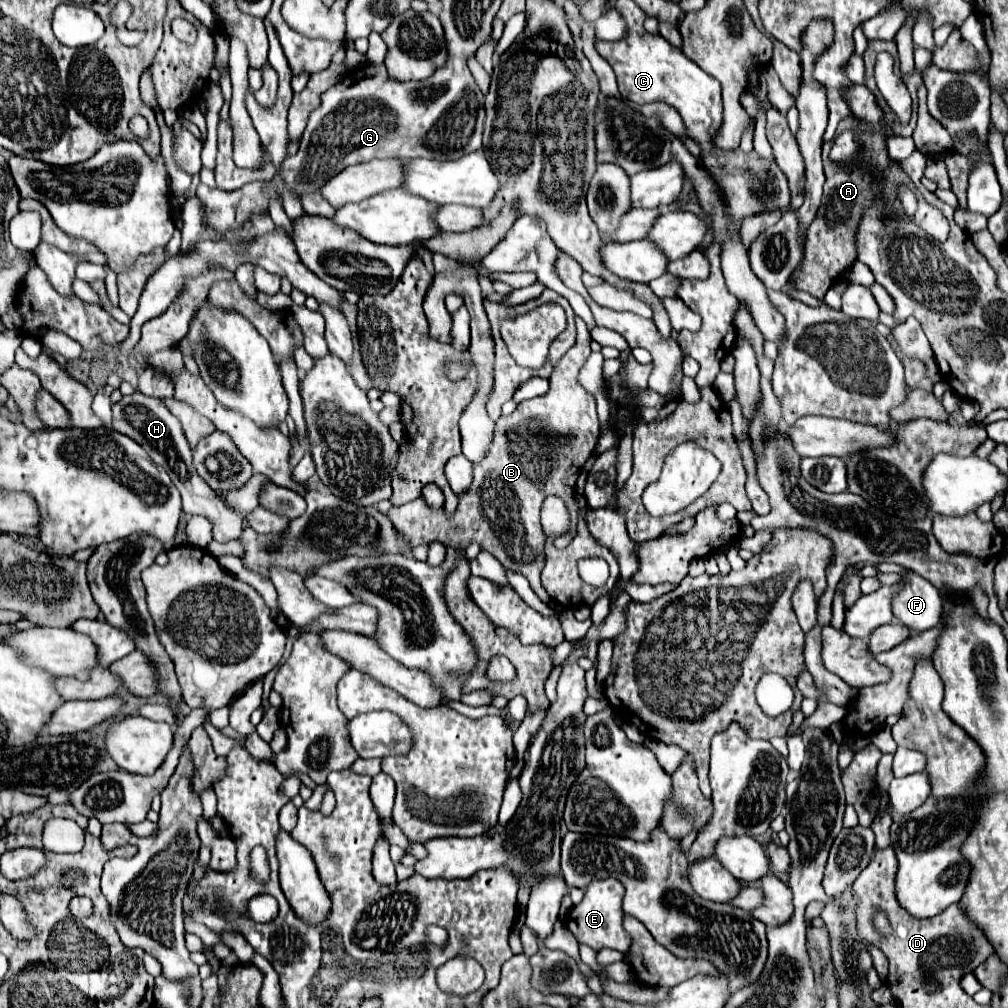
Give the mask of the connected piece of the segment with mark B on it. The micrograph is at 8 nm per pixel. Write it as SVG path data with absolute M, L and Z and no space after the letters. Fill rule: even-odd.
M577 318L577 342L559 360L553 376L549 378L549 392L545 396L517 404L511 416L501 418L495 424L491 450L487 458L475 466L473 484L467 494L459 496L459 506L453 518L445 518L443 510L425 508L421 498L387 512L393 528L405 540L405 546L401 548L403 556L407 556L415 546L431 542L441 542L461 550L465 550L471 542L477 542L481 550L493 554L507 570L523 574L529 580L533 592L545 604L551 602L539 580L545 564L543 544L547 538L539 520L539 512L543 500L555 494L567 504L567 510L571 512L571 528L577 524L577 504L573 500L577 474L591 456L591 448L595 448L597 436L601 433L595 396L589 394L577 380L579 370L591 354L591 342L587 324ZM533 420L539 420L539 430L529 428L529 422Z

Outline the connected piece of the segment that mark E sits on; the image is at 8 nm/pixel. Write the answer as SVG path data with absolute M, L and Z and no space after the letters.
M607 878L607 880L597 880L593 884L587 886L583 900L571 908L569 912L569 920L567 920L567 928L575 934L575 938L581 944L591 946L595 952L603 950L603 948L613 948L619 952L627 952L631 946L631 938L629 934L625 934L621 920L623 920L623 910L621 910L621 898L623 898L625 888L621 886L621 882Z

